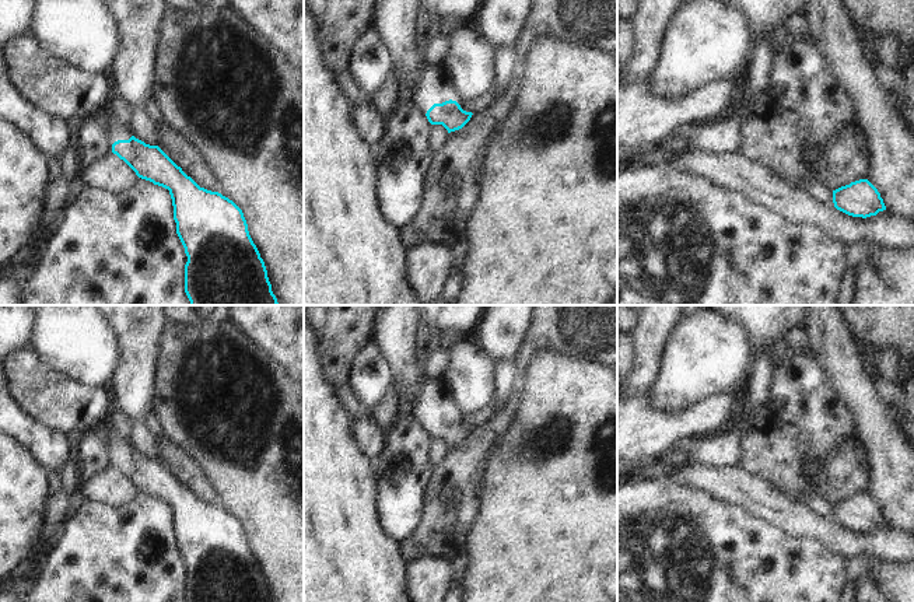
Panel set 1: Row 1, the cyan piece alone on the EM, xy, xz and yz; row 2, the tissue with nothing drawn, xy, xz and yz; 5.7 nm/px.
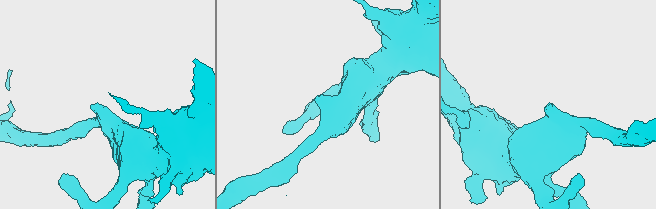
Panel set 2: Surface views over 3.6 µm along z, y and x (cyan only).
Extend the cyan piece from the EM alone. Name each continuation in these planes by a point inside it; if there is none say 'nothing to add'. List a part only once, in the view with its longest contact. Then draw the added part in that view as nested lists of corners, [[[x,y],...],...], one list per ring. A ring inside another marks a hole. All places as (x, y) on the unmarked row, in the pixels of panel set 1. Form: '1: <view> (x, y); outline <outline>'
1: xy (116, 444); outline [[[111,428],[109,437],[108,437],[108,455],[111,459],[111,466],[112,466],[112,458],[115,455],[129,454],[130,451],[132,451],[130,442],[126,442],[113,428]]]

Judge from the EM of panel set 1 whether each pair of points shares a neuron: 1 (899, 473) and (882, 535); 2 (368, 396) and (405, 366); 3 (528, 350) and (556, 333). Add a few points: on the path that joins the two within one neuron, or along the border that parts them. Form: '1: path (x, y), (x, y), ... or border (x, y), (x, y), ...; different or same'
1: border (886, 522), (899, 529); different
2: border (374, 342), (392, 370); different
3: path (535, 343), (545, 333), (549, 333); same

